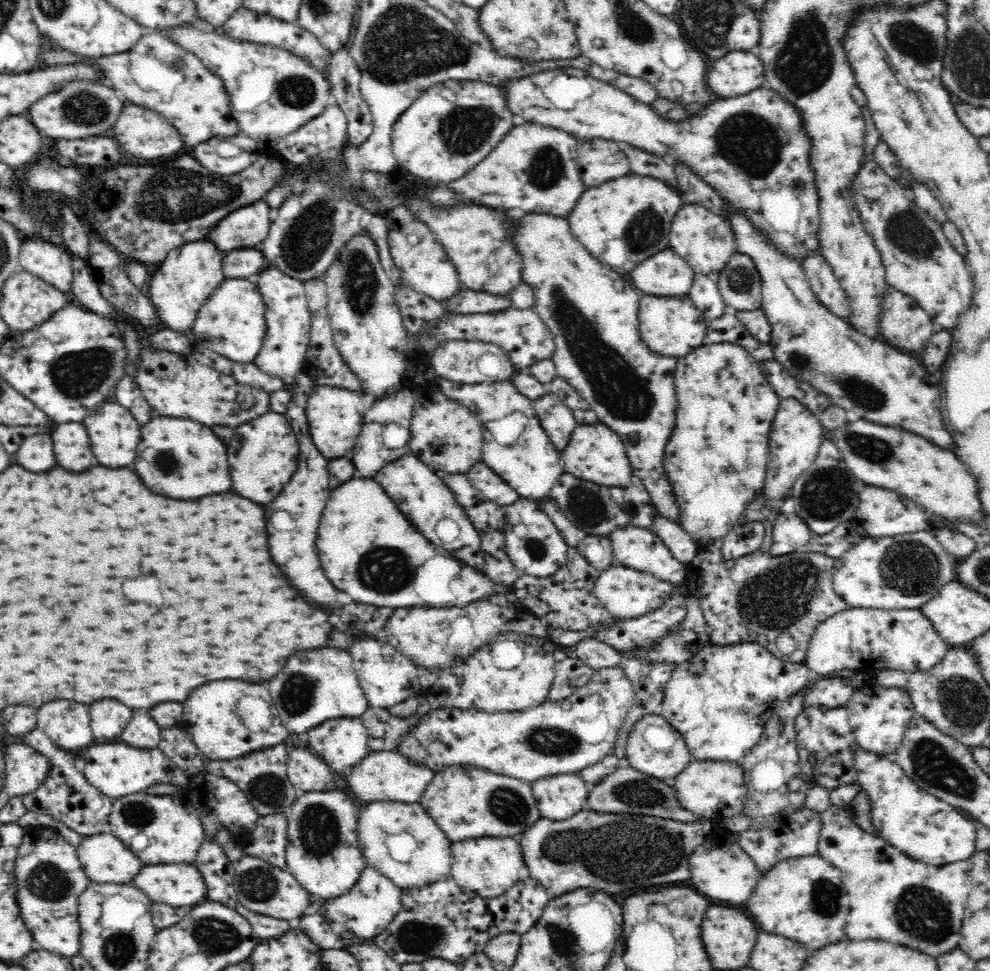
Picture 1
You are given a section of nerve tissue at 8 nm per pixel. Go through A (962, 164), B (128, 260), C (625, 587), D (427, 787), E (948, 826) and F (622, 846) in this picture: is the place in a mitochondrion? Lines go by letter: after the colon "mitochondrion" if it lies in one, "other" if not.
A: other
B: other
C: other
D: other
E: other
F: mitochondrion

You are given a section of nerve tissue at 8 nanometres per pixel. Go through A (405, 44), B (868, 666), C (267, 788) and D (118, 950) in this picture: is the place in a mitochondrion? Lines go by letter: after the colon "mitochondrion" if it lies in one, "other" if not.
A: mitochondrion
B: other
C: mitochondrion
D: mitochondrion

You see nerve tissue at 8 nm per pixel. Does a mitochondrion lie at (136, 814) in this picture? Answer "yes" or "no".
yes

